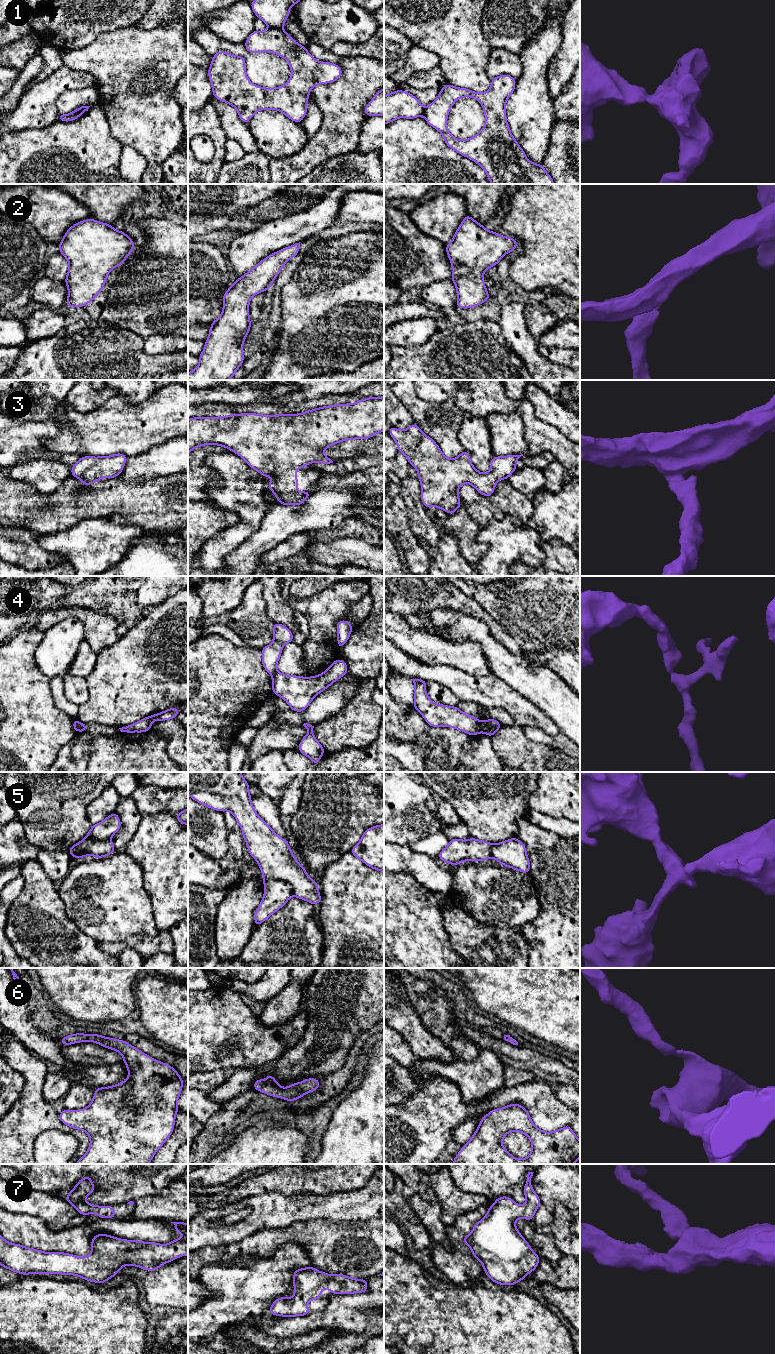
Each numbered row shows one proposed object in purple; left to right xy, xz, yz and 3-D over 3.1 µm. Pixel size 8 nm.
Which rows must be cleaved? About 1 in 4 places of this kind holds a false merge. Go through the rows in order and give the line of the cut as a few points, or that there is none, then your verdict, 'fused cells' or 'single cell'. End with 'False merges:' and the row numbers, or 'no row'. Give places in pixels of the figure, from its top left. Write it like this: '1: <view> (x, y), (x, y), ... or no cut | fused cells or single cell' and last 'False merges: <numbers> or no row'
1: xz (270, 27), (281, 29) | fused cells
2: no cut | single cell
3: no cut | single cell
4: xy (79, 722), (78, 731) | fused cells
5: xz (264, 879), (286, 881), (290, 885), (293, 895) | fused cells
6: no cut | single cell
7: no cut | single cell
False merges: 1, 4, 5

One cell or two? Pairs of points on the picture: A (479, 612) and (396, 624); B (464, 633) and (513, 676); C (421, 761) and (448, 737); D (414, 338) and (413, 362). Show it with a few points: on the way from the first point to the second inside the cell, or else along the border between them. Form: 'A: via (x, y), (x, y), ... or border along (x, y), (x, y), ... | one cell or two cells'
A: border along (394, 612), (411, 627), (425, 630), (428, 633) | two cells
B: via (478, 635), (502, 662) | one cell
C: via (426, 756), (429, 756), (441, 744) | one cell
D: border along (434, 332), (424, 343), (419, 345), (394, 345) | two cells

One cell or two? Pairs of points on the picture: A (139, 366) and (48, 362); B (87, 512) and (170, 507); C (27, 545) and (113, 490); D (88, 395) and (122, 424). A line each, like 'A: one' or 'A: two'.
A: one
B: one
C: two
D: two

